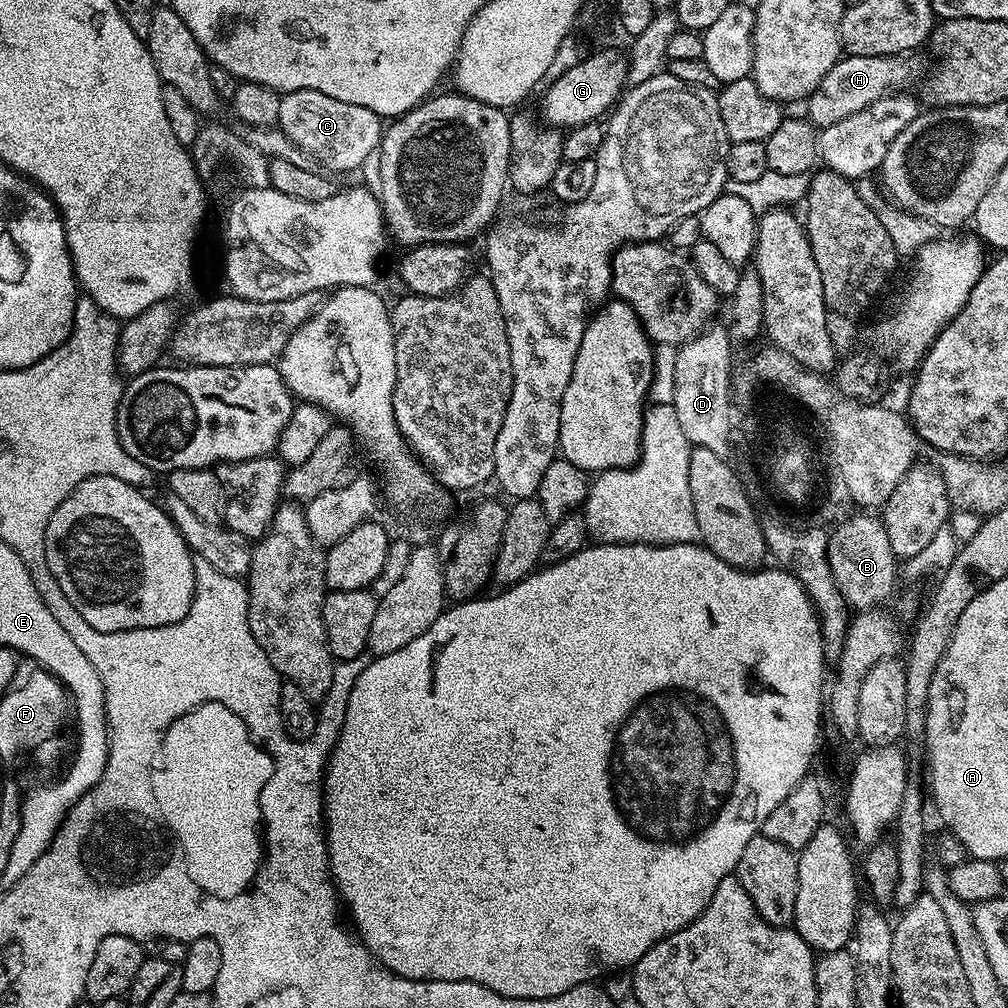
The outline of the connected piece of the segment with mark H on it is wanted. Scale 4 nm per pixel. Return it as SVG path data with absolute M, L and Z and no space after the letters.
M905 54L903 56L850 56L841 55L830 70L826 70L826 78L818 82L812 95L807 97L807 119L819 129L840 122L865 109L871 102L878 102L883 96L899 93L902 88L912 83L923 70L924 66L919 55Z

